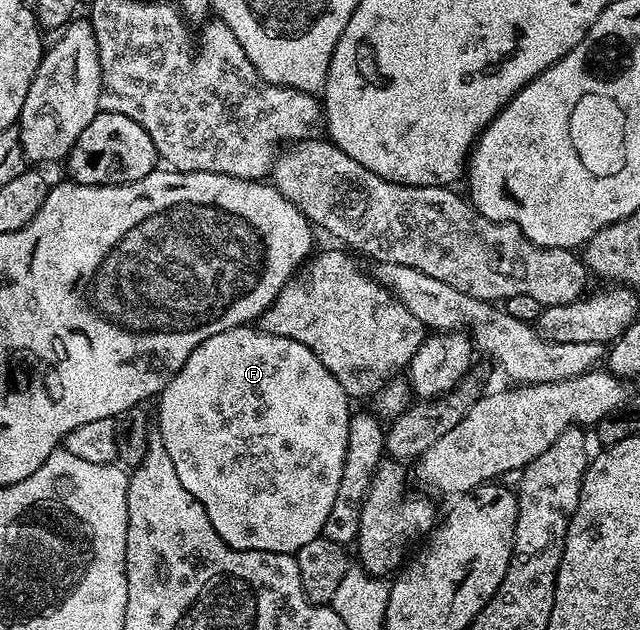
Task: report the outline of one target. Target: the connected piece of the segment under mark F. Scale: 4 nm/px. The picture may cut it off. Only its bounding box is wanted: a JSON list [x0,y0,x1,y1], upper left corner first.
[155,324,351,554]

